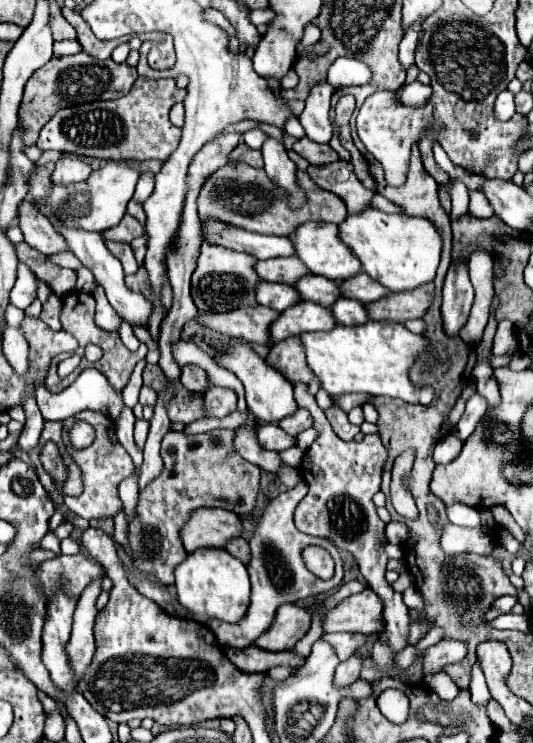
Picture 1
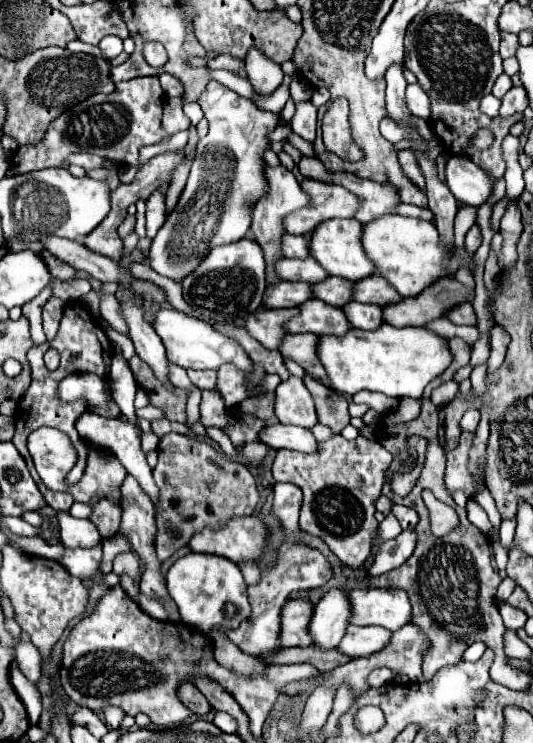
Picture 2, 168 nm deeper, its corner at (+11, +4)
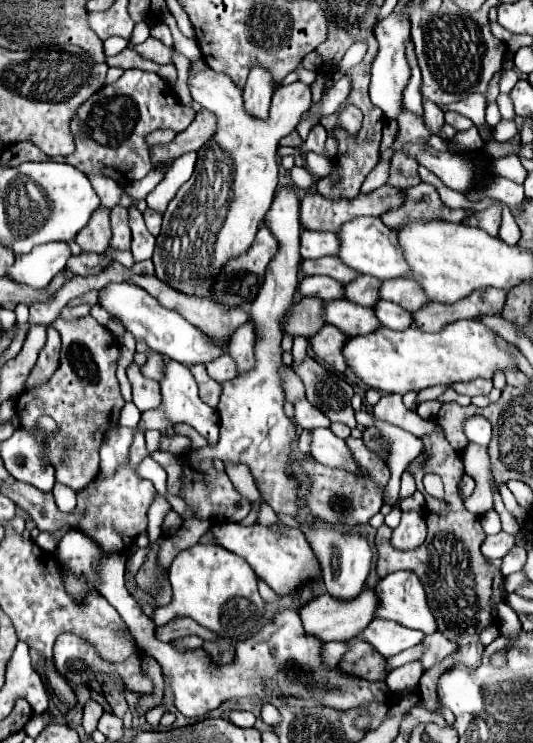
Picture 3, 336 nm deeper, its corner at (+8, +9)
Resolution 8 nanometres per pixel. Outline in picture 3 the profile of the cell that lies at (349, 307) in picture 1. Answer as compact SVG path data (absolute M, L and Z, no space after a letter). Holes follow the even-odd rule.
M379 301L375 305L375 313L377 319L381 321L381 325L389 327L389 329L409 329L413 327L413 313L409 313L407 309L391 303L391 301Z

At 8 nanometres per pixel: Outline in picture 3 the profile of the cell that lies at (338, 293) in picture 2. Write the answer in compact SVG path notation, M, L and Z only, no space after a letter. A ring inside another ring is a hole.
M361 275L355 281L351 281L349 285L345 285L345 297L359 303L359 305L371 307L371 305L375 305L375 301L381 299L379 285L381 285L381 281L377 277Z

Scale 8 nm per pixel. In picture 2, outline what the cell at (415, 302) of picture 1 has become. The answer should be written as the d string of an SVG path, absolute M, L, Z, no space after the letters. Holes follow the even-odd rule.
M440 278L418 296L384 306L384 322L398 328L424 326L464 300L468 300L468 290L456 278Z

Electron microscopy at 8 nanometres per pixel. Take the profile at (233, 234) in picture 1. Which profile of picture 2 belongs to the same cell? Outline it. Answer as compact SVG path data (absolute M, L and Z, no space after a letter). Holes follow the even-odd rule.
M282 236L282 256L286 258L306 258L308 256L308 240L306 236Z

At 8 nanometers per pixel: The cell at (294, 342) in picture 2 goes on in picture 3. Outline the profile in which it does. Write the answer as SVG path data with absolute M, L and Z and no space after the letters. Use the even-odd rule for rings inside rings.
M325 325L315 337L311 337L315 357L339 373L347 371L347 361L343 357L343 341L347 341L347 337L349 335L343 335L341 329Z

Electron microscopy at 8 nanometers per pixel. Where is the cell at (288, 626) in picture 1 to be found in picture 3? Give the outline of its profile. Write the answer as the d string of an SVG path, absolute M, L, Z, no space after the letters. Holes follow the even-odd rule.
M365 587L363 593L359 593L359 599L355 599L355 601L335 601L335 597L331 597L331 595L321 595L321 597L309 601L299 611L299 615L301 615L305 631L327 643L327 641L349 641L349 639L357 637L375 619L375 609L377 609L375 591Z

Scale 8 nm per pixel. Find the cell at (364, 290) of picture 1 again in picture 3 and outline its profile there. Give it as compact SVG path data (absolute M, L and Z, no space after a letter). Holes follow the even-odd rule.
M411 277L383 281L381 297L401 305L403 309L407 309L411 313L415 313L415 311L423 309L423 305L431 303L431 299L423 293L423 289L419 289L419 285L415 285L415 279L411 279Z

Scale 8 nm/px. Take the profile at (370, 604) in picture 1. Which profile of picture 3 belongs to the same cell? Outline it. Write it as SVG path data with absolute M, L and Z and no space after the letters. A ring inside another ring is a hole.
M395 571L377 585L379 607L375 617L399 621L411 629L419 629L427 635L437 631L437 621L431 613L427 593L419 577L411 571Z

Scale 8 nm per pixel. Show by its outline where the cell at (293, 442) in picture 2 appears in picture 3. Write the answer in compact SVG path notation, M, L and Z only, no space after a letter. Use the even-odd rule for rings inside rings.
M313 429L311 455L327 467L339 467L339 469L365 475L363 469L355 465L355 459L351 457L351 449L347 449L347 443L339 439L331 429Z

